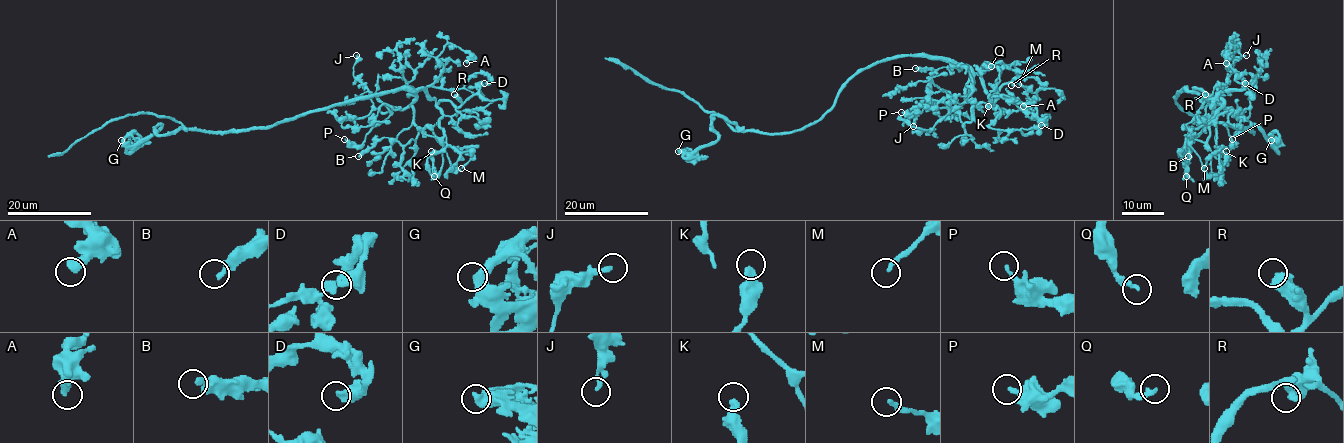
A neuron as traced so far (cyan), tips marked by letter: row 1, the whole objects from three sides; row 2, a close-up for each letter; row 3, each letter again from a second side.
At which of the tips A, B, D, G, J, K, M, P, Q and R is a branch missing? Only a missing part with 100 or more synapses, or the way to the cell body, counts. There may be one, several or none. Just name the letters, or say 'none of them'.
none of them

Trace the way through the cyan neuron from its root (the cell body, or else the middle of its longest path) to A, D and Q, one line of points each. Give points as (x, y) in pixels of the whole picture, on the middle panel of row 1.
A: (853, 77), (893, 58), (939, 58), (968, 70), (965, 99), (981, 125), (997, 116), (995, 106), (1023, 106)
D: (853, 77), (904, 56), (953, 61), (968, 70), (965, 99), (981, 125), (1027, 135), (1048, 116), (1041, 125)
Q: (853, 77), (893, 58), (939, 58), (967, 65), (979, 76), (993, 103), (1004, 64), (991, 66)

